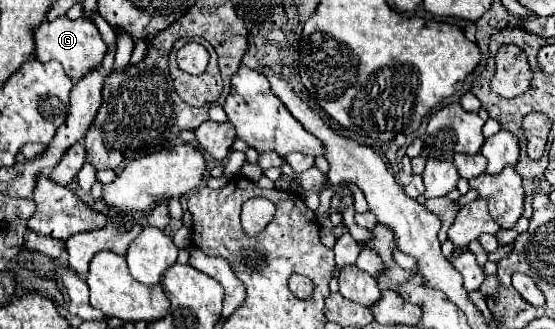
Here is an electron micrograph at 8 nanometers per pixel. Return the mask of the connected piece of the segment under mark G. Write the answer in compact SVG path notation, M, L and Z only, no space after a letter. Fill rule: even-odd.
M59 16L51 22L43 22L33 30L33 38L35 38L35 58L39 62L49 62L49 60L61 62L65 68L65 74L73 82L79 80L91 68L99 66L107 52L107 44L103 42L97 26L85 18L69 20L67 16Z

